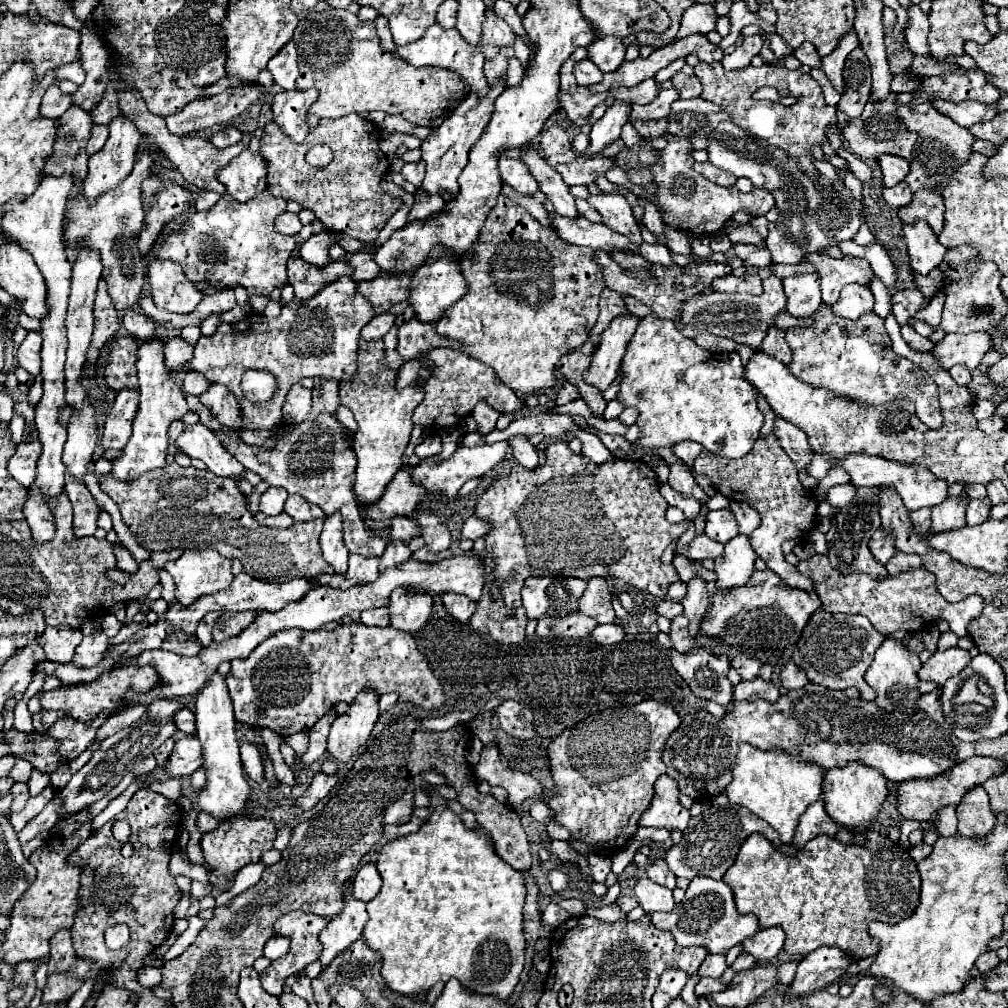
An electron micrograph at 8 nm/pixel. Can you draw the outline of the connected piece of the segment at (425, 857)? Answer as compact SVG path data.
M437 805L421 829L381 847L375 863L383 885L379 895L367 903L369 923L363 937L371 949L381 953L381 975L399 995L429 991L437 981L457 979L463 987L507 999L519 983L525 963L523 935L523 875L505 865L495 853L493 841L481 831L467 829L461 817L447 805Z

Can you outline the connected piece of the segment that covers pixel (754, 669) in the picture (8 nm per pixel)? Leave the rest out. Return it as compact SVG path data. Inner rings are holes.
M737 655L731 661L731 667L743 677L743 681L751 681L757 677L759 669L761 669L761 661L753 659L753 657L745 657L745 655Z

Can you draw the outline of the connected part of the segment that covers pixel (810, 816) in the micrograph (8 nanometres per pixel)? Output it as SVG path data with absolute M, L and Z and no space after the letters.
M817 801L813 803L799 819L797 823L797 835L793 835L793 847L801 849L807 841L811 841L813 837L825 833L829 837L835 837L839 833L841 825L837 825L825 811L825 805L823 801Z

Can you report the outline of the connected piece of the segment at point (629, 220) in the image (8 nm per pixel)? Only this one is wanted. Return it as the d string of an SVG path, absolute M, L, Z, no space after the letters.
M599 193L599 195L589 195L587 201L601 215L603 225L607 225L609 229L629 237L631 243L643 243L641 231L639 231L637 221L631 213L631 205L627 203L627 199L623 195Z

